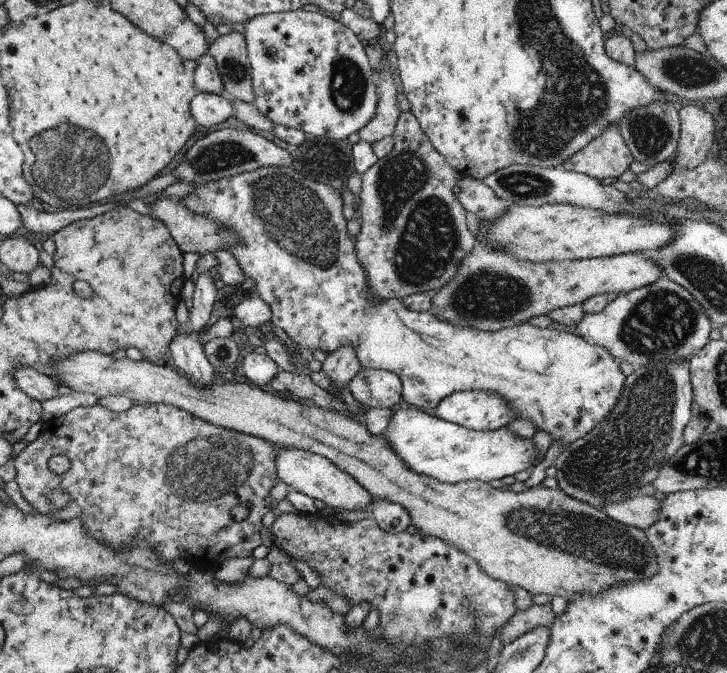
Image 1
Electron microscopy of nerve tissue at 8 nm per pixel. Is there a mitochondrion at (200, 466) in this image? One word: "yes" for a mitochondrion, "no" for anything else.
yes

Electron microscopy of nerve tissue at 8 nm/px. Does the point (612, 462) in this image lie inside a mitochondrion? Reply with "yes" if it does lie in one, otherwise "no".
yes

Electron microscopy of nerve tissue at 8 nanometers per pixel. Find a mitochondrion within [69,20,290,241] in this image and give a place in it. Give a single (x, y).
(214, 157)

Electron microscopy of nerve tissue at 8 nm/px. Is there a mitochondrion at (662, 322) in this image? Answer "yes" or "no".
yes

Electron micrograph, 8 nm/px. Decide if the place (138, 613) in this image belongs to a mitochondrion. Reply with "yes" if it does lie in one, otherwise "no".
no

